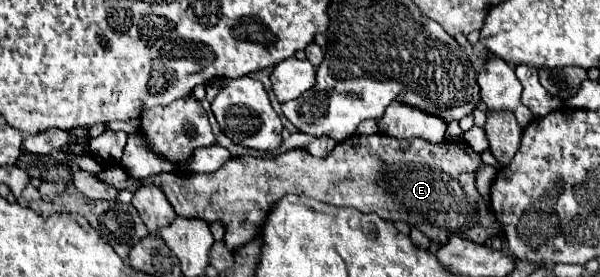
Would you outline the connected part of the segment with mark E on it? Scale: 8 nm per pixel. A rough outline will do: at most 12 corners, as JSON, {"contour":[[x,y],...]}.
{"contour":[[352,135],[326,157],[234,157],[136,181],[176,215],[256,237],[284,195],[406,221],[444,245],[502,235],[480,153]]}

